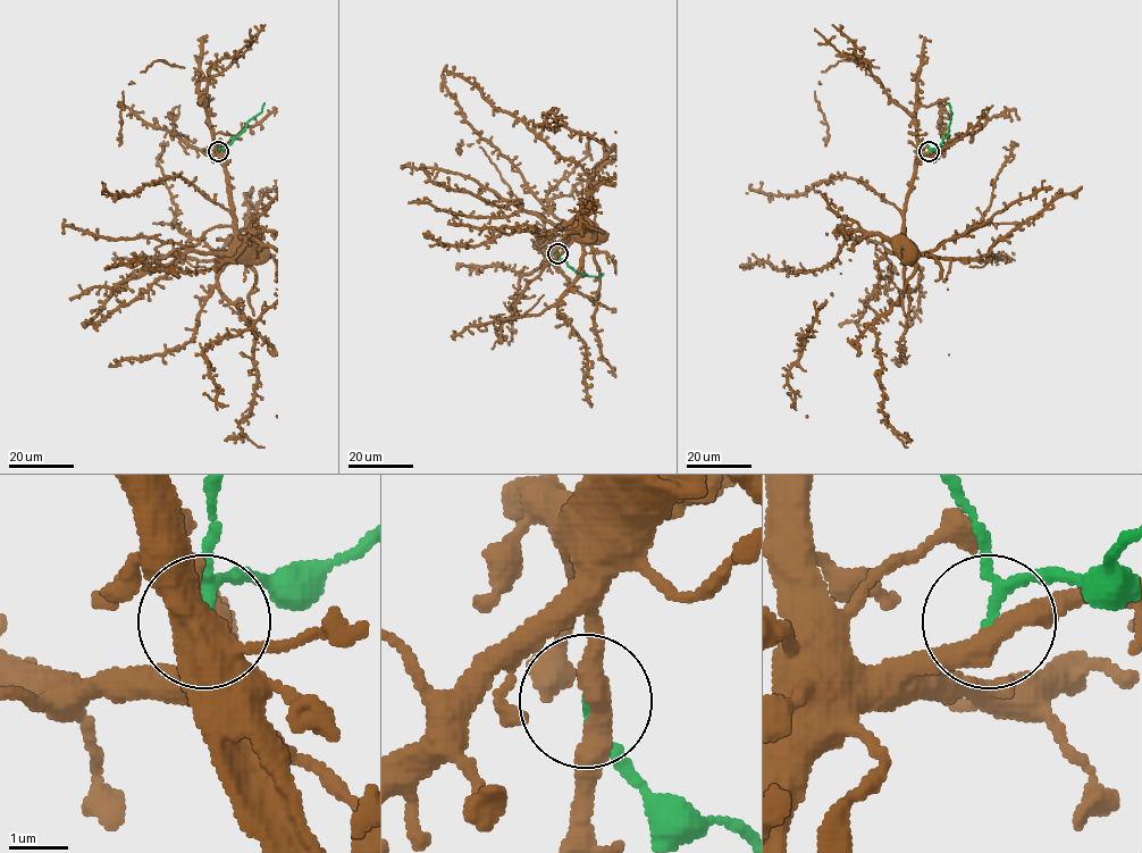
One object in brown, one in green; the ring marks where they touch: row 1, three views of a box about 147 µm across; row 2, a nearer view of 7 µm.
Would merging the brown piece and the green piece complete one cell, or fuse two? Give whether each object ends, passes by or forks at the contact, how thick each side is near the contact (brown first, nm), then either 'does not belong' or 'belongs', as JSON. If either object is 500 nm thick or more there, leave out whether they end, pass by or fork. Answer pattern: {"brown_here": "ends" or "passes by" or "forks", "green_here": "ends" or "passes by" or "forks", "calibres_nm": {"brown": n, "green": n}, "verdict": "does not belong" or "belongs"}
{"brown_here": "passes by", "green_here": "passes by", "calibres_nm": {"brown": 400, "green": 160}, "verdict": "does not belong"}

